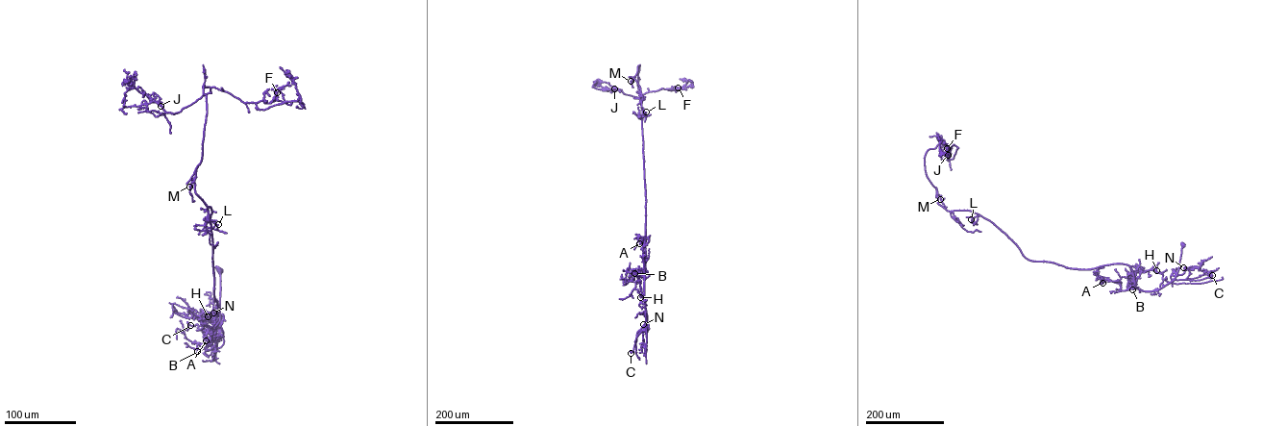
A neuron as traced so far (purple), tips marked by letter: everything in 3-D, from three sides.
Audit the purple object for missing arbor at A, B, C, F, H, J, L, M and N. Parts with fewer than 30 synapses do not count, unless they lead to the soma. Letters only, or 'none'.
J

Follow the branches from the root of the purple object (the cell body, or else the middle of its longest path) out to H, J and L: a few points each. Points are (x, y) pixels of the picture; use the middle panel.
H: (646, 323), (645, 301), (645, 304), (640, 297)
J: (646, 323), (642, 112), (640, 87), (632, 78), (639, 64), (637, 85), (642, 99), (614, 88)
L: (646, 323), (646, 197), (641, 120), (638, 115), (646, 112)

